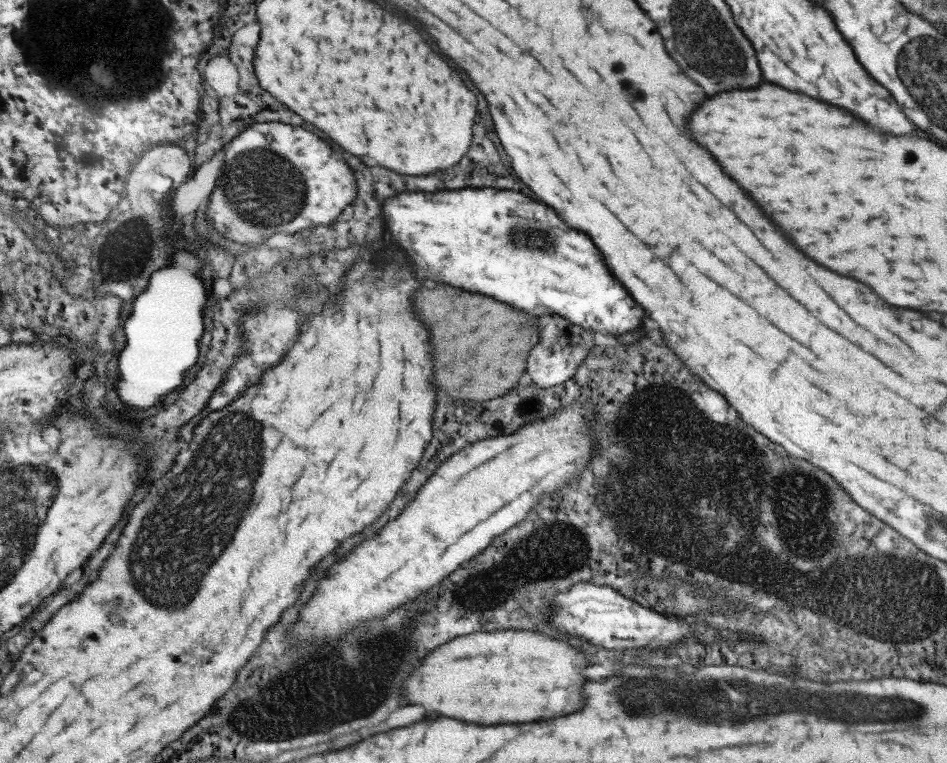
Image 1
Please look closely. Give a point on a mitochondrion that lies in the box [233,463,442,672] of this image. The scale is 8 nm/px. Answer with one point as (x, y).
(394, 647)

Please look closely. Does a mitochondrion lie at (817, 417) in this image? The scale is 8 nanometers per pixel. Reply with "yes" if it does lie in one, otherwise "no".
no

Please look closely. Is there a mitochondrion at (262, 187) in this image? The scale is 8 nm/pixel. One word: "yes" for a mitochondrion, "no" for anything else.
yes

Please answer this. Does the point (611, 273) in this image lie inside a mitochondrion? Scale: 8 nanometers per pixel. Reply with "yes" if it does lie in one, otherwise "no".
no

